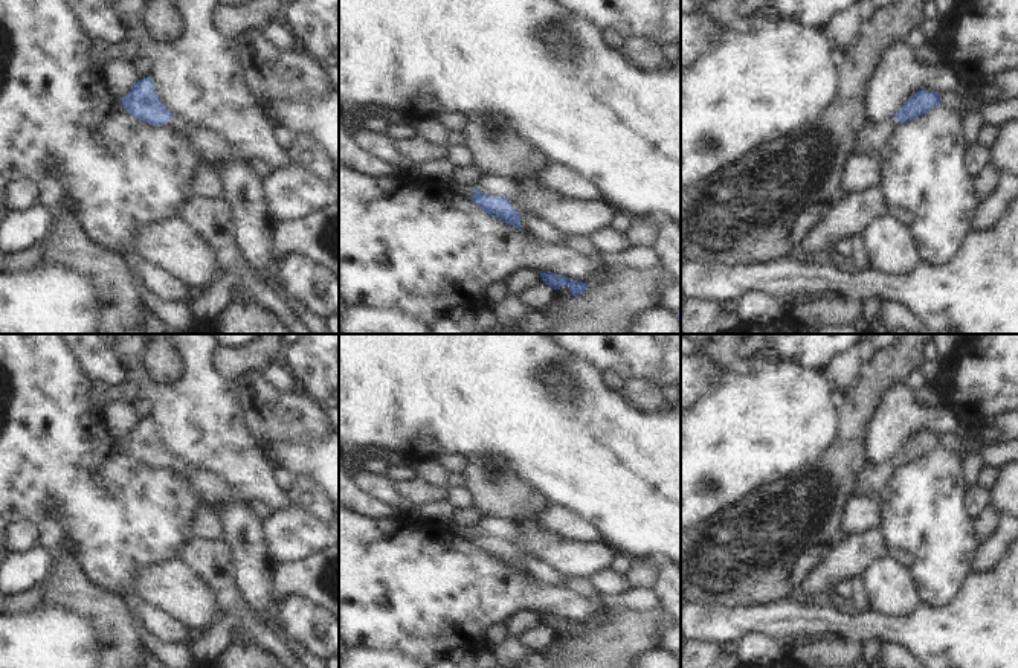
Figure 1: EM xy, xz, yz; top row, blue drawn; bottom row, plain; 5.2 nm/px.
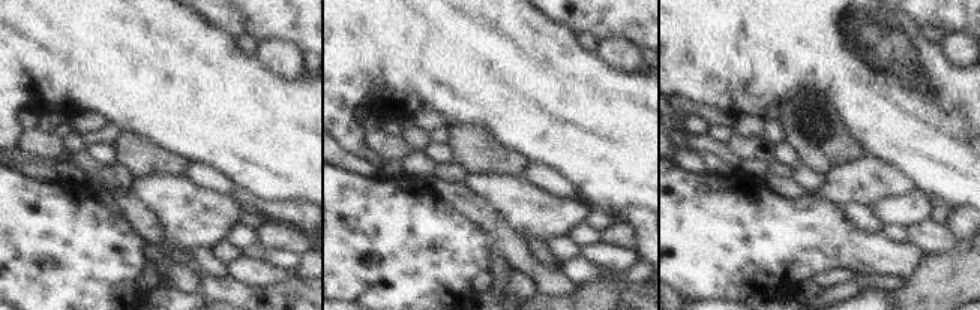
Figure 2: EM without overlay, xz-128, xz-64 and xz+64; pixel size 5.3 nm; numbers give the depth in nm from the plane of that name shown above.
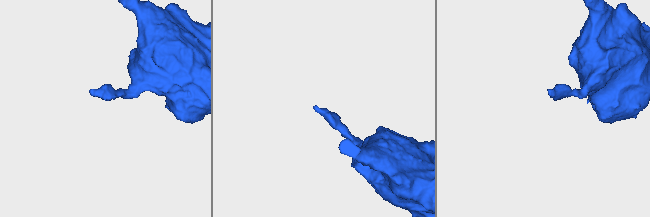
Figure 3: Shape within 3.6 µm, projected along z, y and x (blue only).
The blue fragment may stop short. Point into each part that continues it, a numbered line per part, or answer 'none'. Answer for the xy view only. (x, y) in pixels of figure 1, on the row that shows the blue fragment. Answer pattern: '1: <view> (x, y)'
1: xy (211, 153)

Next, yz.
1: yz (873, 136)

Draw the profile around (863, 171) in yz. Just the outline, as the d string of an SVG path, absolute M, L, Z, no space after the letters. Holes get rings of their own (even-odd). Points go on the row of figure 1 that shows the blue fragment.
M855 154L842 174L842 194L853 194L870 188L882 188L884 175L878 157Z

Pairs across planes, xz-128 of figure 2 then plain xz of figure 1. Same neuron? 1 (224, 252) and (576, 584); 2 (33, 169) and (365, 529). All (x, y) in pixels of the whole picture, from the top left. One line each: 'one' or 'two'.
1: one
2: two

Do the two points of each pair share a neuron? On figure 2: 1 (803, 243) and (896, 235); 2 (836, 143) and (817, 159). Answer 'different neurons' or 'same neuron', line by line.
1: different neurons
2: same neuron

